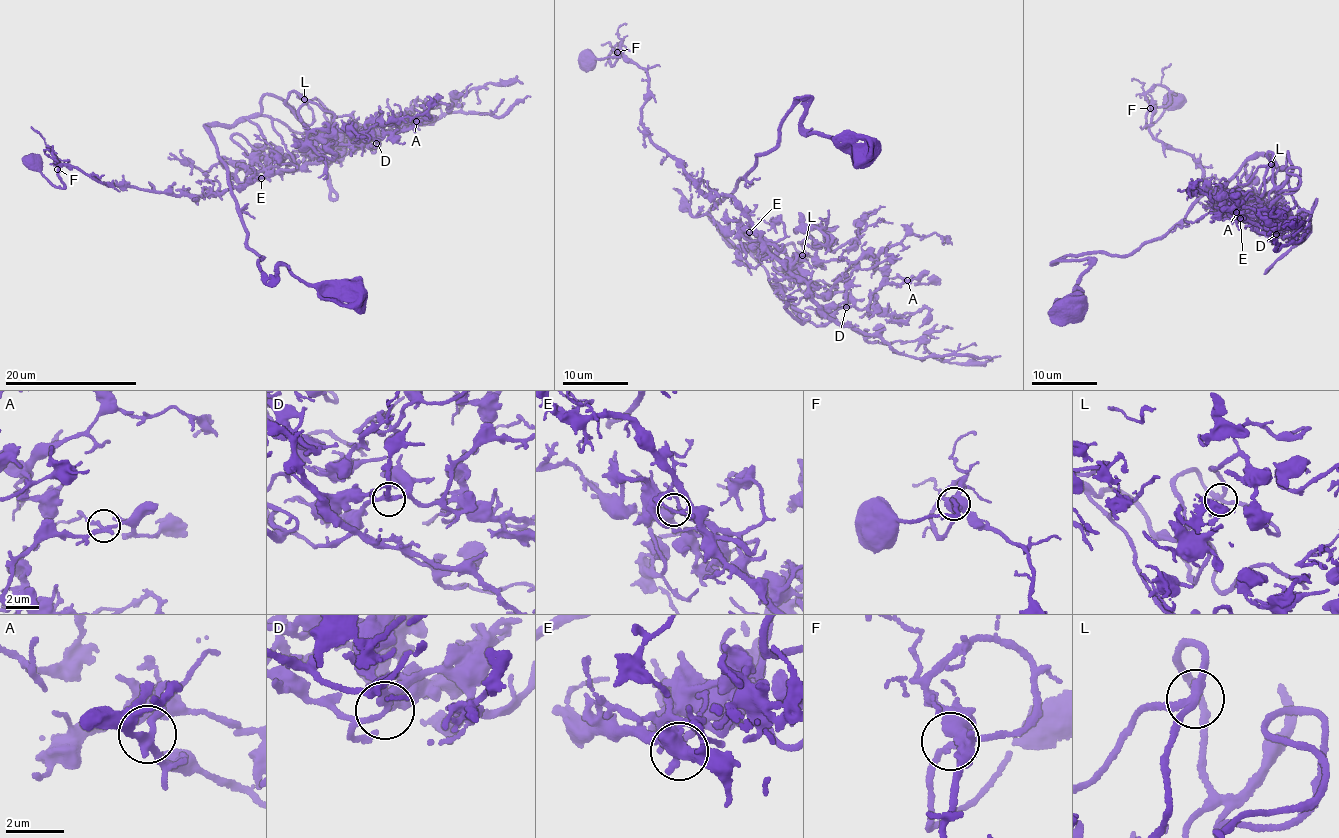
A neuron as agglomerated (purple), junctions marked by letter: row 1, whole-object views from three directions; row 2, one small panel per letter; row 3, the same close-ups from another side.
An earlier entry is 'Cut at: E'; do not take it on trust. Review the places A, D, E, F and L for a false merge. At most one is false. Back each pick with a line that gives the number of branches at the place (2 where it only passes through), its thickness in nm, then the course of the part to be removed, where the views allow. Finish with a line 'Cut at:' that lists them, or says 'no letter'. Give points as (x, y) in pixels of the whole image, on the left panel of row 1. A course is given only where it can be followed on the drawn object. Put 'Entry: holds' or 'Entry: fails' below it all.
E: 3 branches meet; 140 nm thick; foreign part runs (261, 178), (220, 193), (178, 196), (107, 185), (64, 165), (63, 185), (54, 187), (25, 155)
Cut at: E
Entry: holds

